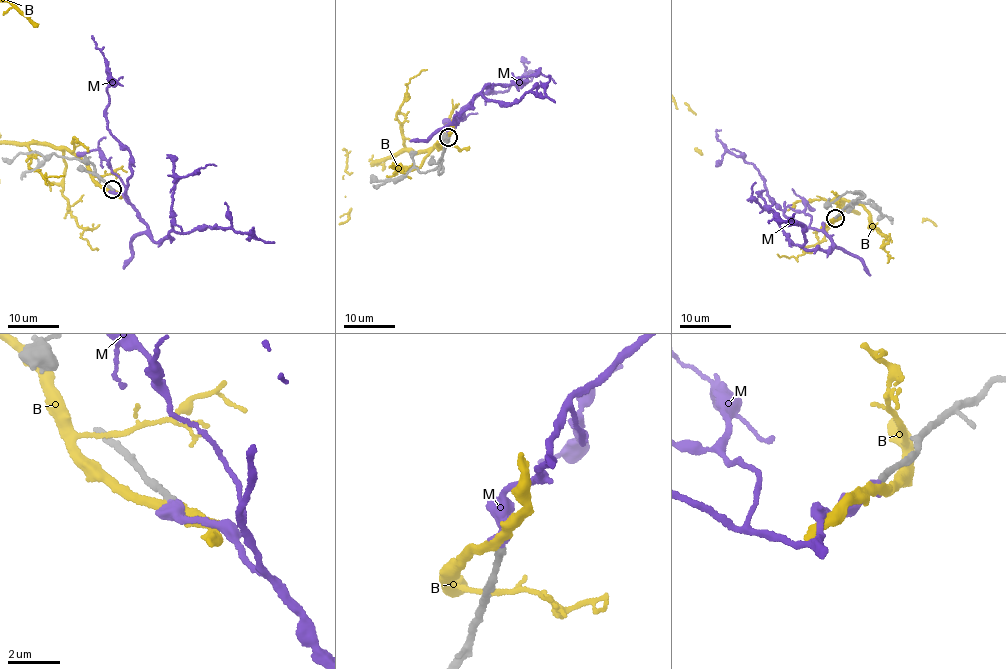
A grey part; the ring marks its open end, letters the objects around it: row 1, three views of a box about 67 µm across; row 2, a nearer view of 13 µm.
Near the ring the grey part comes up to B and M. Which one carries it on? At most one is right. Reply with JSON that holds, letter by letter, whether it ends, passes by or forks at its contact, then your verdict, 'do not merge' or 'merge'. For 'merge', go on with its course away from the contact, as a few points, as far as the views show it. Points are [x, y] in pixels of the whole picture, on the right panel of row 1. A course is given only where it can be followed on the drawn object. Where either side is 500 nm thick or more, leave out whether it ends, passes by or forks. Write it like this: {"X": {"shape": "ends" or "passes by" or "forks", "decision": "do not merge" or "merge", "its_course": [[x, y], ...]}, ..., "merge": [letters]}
{"B": {"shape": "passes by", "decision": "do not merge"}, "M": {"shape": "ends", "decision": "merge"}, "merge": ["M"]}

